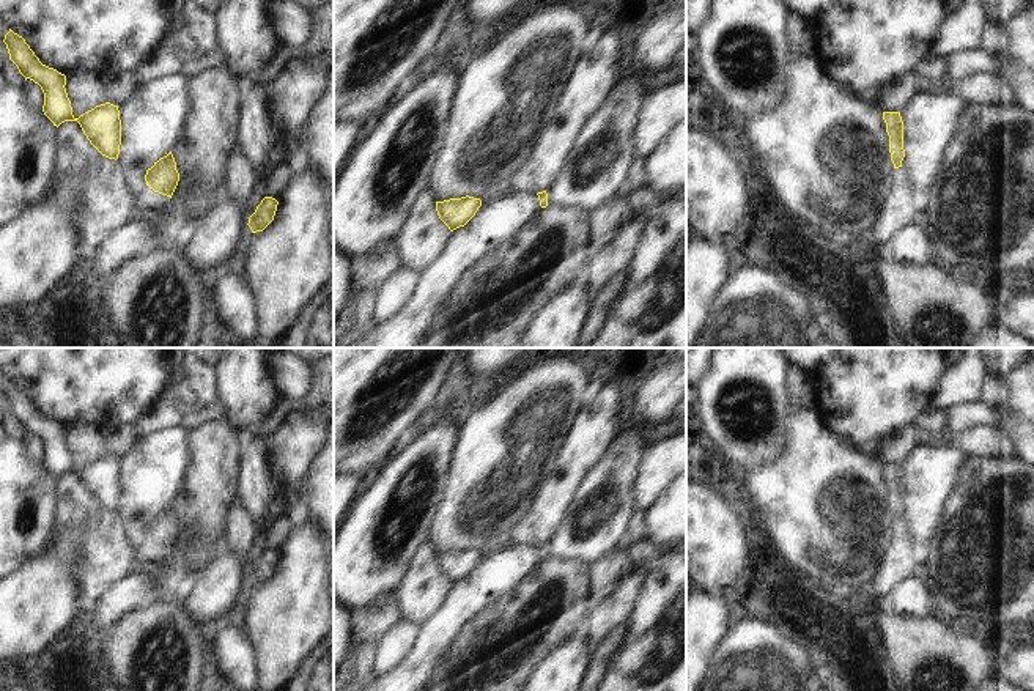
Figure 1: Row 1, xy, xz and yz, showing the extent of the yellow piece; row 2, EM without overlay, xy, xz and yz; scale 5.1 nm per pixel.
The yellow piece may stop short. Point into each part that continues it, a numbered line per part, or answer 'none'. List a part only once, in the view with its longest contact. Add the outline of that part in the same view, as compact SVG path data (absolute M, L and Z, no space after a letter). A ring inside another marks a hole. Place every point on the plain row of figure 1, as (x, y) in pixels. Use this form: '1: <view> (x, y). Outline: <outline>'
none.

